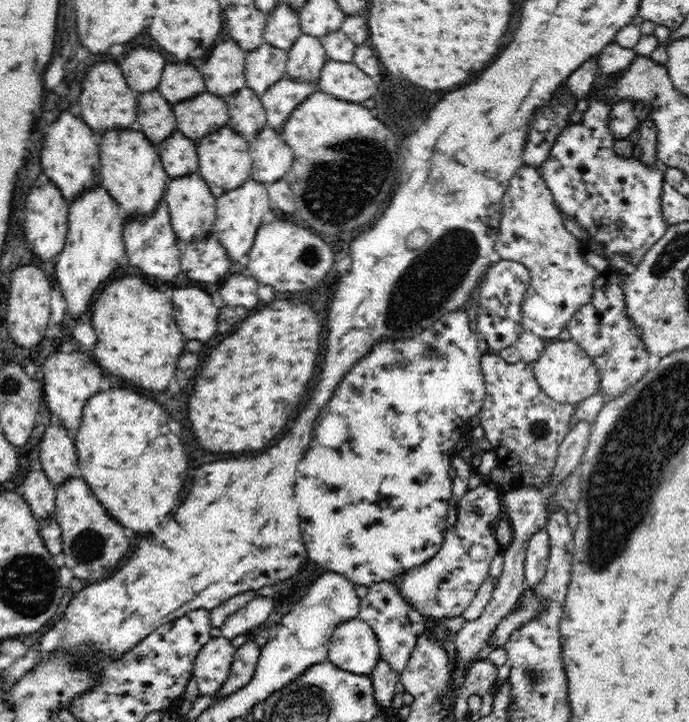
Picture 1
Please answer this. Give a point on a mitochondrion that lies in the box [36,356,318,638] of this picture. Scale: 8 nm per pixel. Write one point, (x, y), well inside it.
(87, 545)

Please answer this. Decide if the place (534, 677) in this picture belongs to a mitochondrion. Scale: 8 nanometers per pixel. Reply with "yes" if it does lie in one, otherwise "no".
yes

